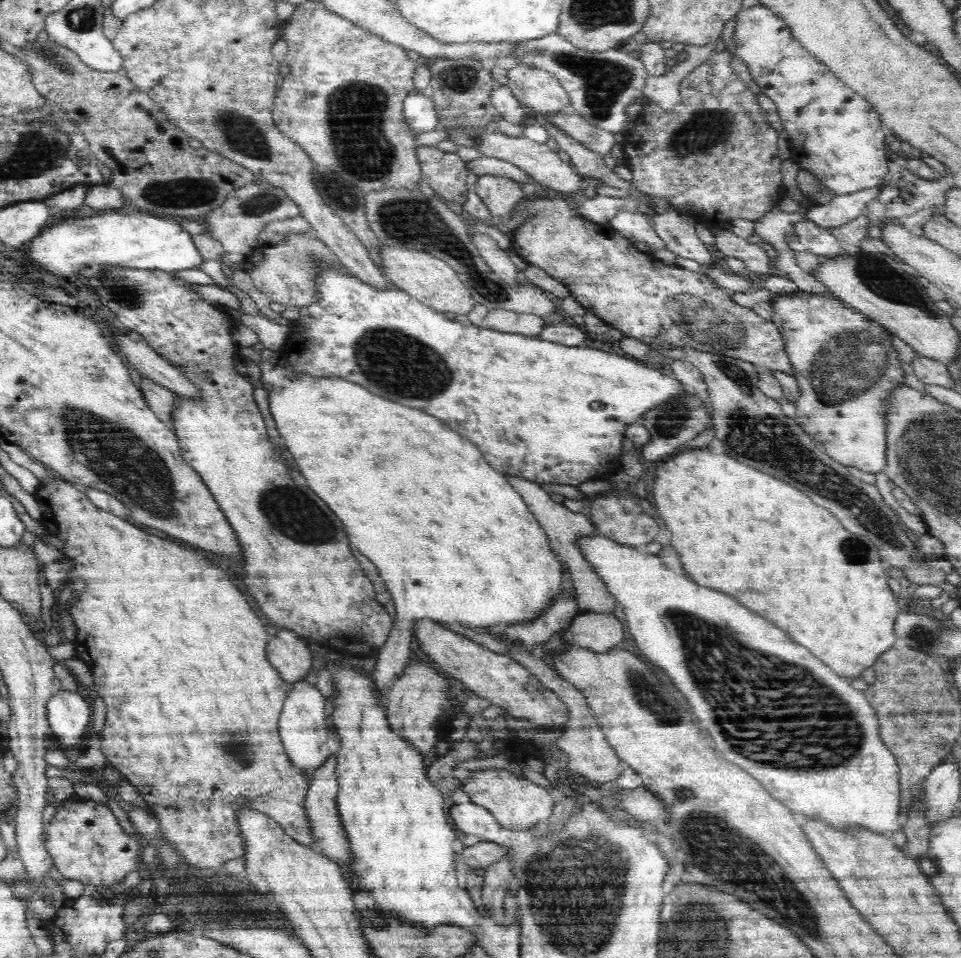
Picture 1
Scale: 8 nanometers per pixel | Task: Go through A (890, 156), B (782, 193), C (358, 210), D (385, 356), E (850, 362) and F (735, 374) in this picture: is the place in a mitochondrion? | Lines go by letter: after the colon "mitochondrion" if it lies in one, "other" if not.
A: other
B: other
C: mitochondrion
D: mitochondrion
E: mitochondrion
F: mitochondrion

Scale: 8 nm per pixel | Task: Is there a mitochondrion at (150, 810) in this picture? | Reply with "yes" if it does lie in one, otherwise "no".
no

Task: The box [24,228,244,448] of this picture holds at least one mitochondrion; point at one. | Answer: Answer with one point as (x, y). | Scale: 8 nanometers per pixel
(123, 291)

